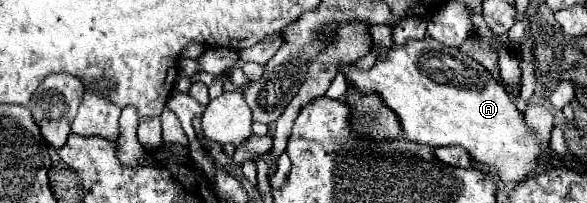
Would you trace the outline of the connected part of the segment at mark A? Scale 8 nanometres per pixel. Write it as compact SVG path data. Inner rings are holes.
M431 36L393 44L385 58L377 58L367 70L341 64L341 74L359 94L377 94L397 114L405 138L439 146L463 146L473 160L494 168L505 184L526 180L539 165L541 148L535 134L511 102L507 90L477 60L445 46ZM531 173L531 174L530 174Z

